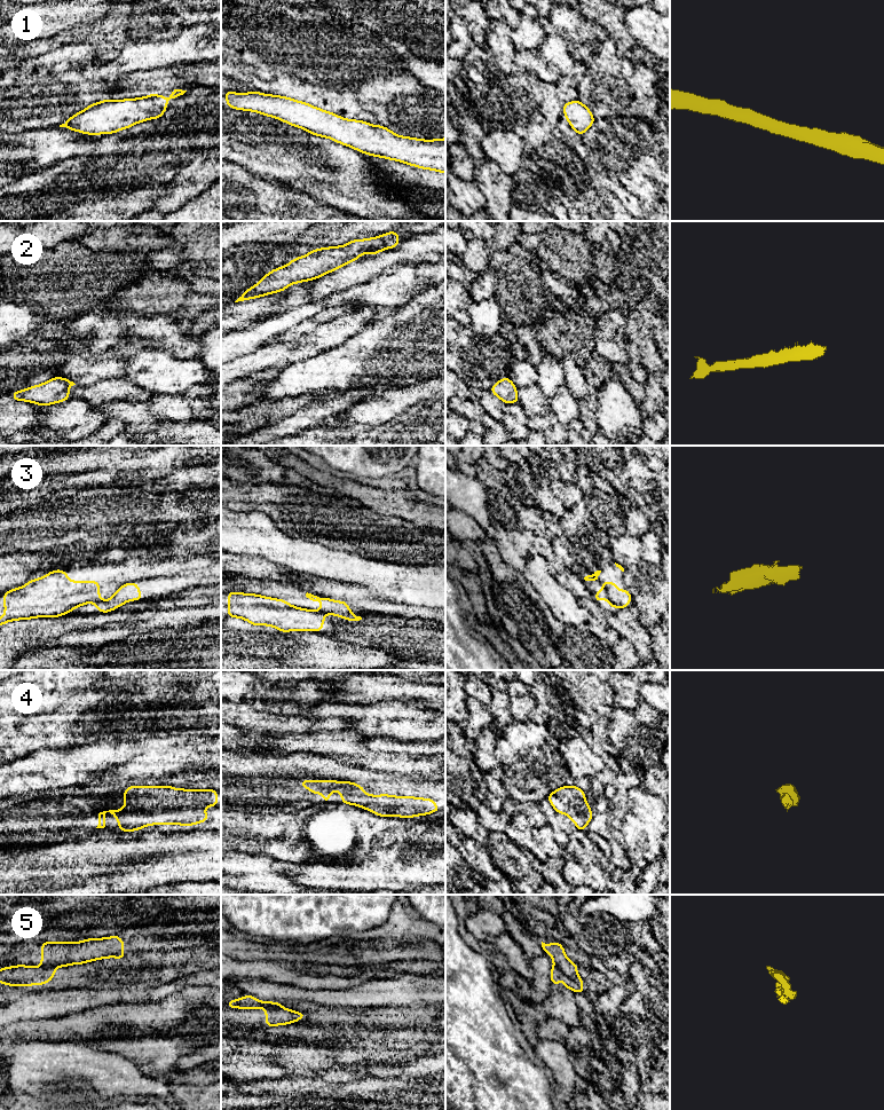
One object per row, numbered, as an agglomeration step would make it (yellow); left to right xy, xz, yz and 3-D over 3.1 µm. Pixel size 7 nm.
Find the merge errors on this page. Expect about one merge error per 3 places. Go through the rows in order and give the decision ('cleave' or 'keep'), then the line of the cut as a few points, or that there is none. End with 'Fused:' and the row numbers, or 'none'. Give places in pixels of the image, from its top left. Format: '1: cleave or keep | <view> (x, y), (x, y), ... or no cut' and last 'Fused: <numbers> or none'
1: keep | no cut
2: keep | no cut
3: cleave | yz (604, 587), (607, 597), (616, 606)
4: keep | no cut
5: cleave | yz (554, 965), (568, 976), (577, 977)
Fused: 3, 5

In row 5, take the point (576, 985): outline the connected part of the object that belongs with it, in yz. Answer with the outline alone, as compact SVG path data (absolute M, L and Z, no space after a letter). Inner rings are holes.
M553 966L552 970L551 970L551 975L550 978L553 983L553 985L559 985L560 983L560 978L563 977L565 978L565 986L566 989L570 989L573 990L575 993L582 993L584 992L584 987L583 987L583 978L577 977L575 979L568 977L559 967Z

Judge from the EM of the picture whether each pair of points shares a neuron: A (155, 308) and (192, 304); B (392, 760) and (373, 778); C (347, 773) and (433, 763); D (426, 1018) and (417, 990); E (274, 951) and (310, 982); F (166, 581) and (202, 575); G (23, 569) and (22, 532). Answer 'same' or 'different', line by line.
A: same
B: different
C: different
D: different
E: different
F: same
G: different

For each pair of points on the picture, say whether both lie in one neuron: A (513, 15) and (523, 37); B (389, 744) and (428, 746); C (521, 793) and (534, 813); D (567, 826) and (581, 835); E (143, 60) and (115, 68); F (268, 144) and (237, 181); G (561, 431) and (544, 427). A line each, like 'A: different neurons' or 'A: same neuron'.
A: different neurons
B: same neuron
C: different neurons
D: different neurons
E: same neuron
F: different neurons
G: same neuron

